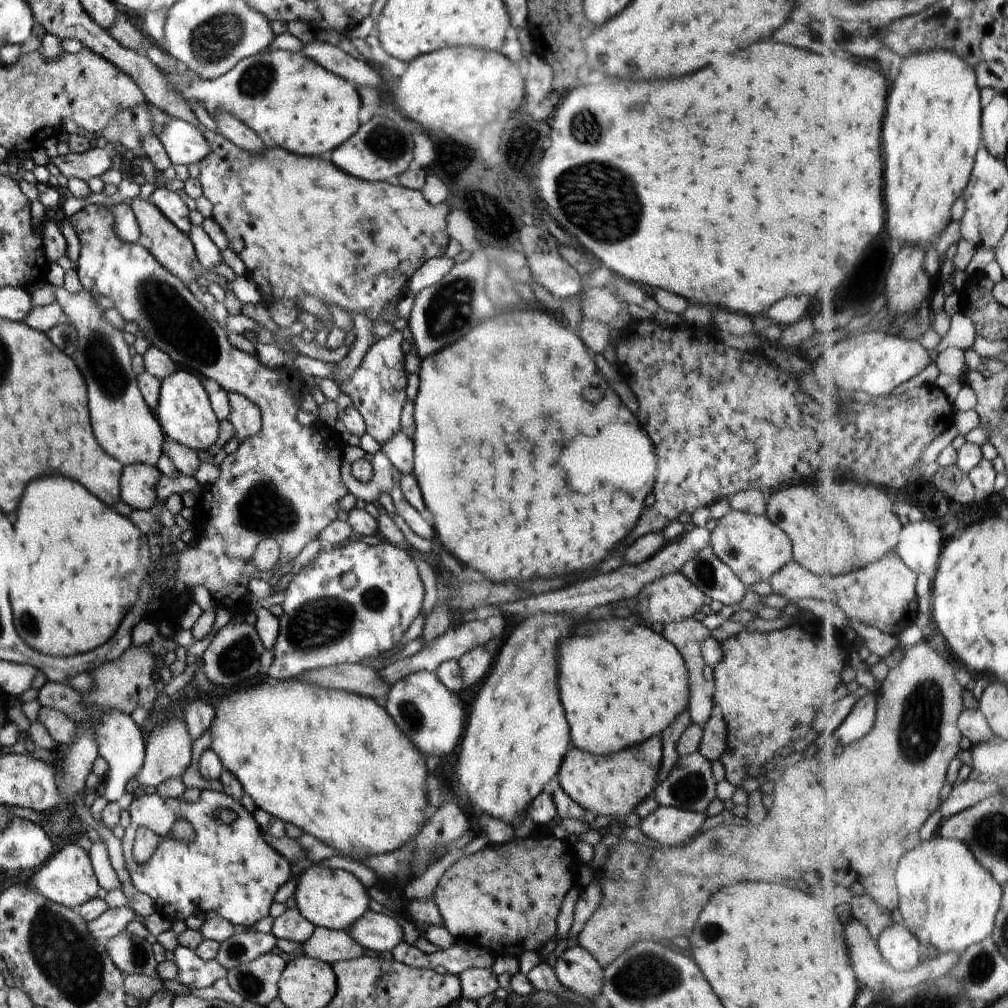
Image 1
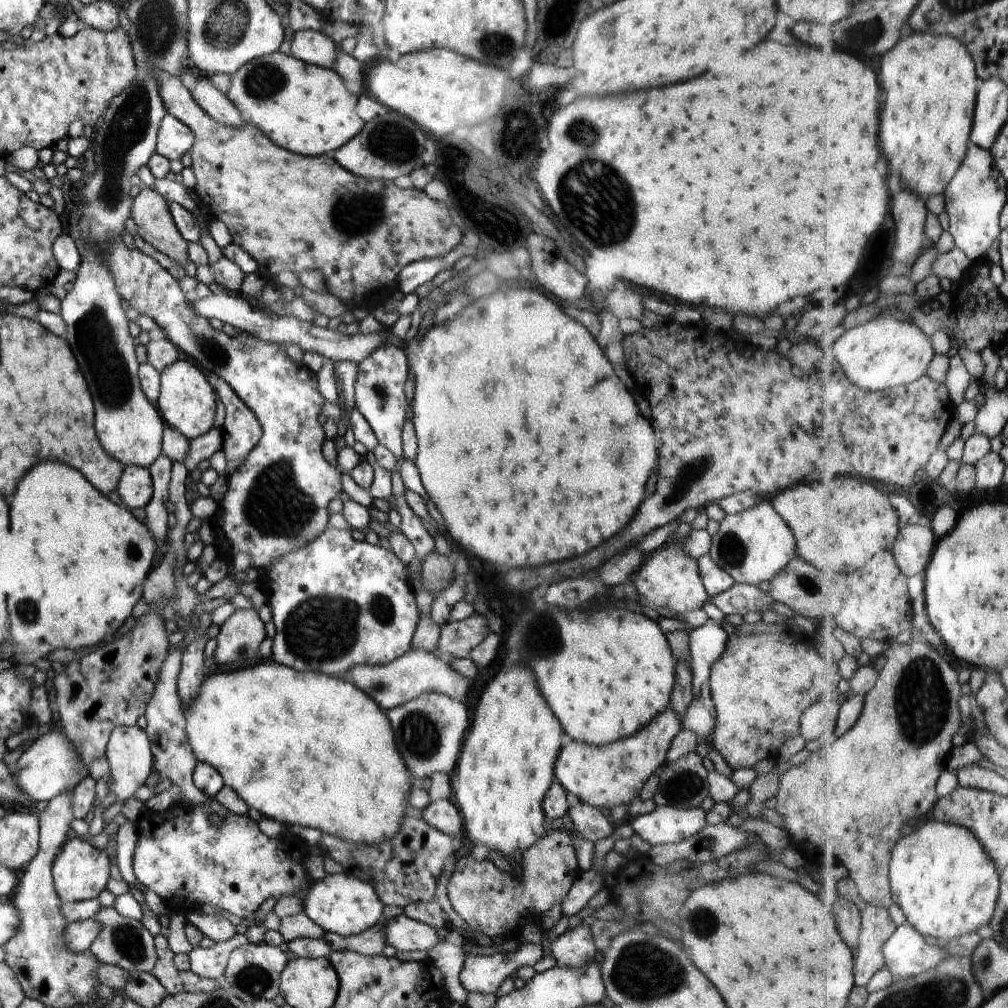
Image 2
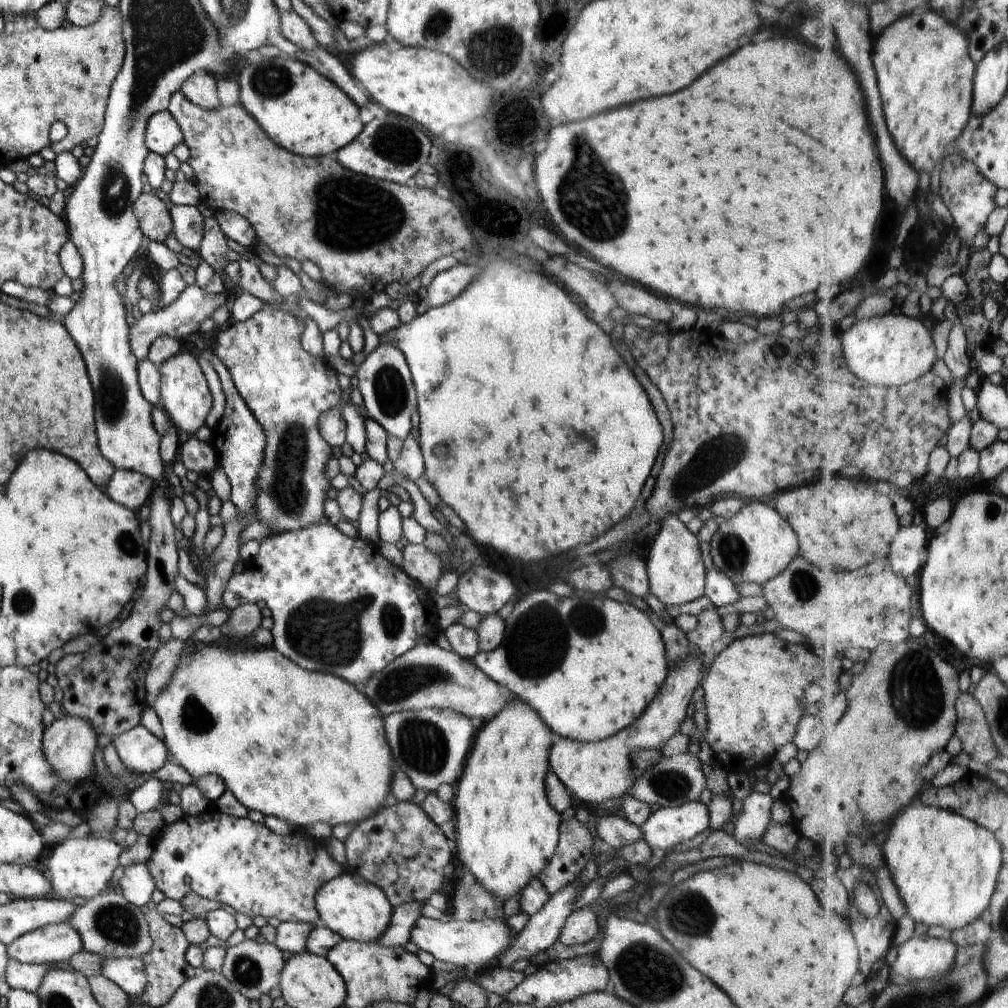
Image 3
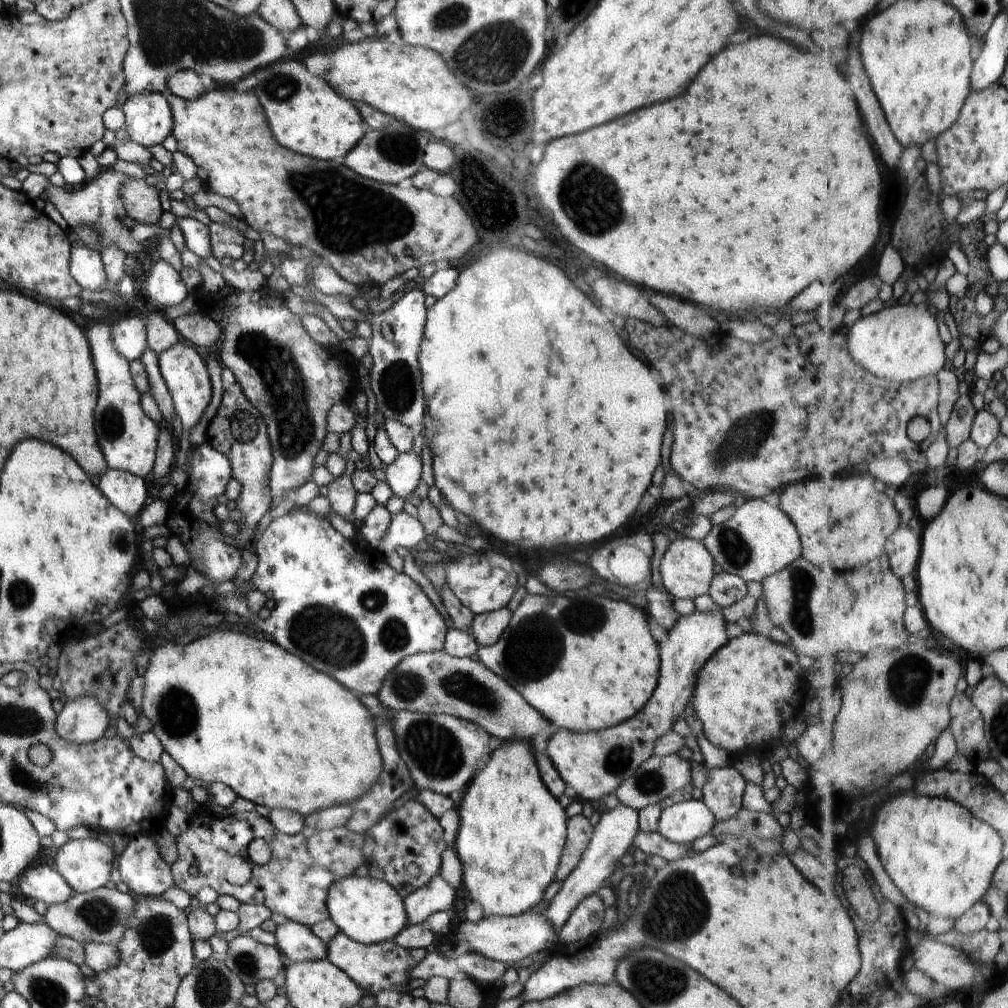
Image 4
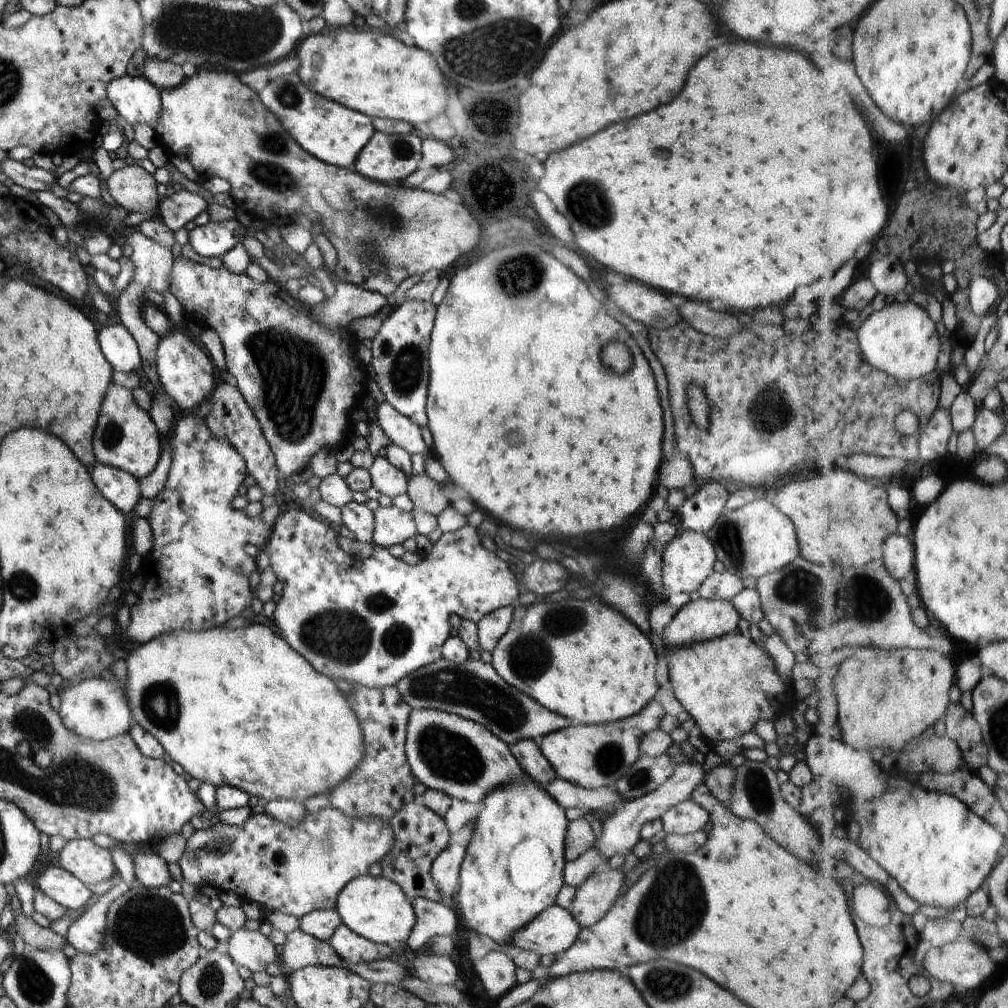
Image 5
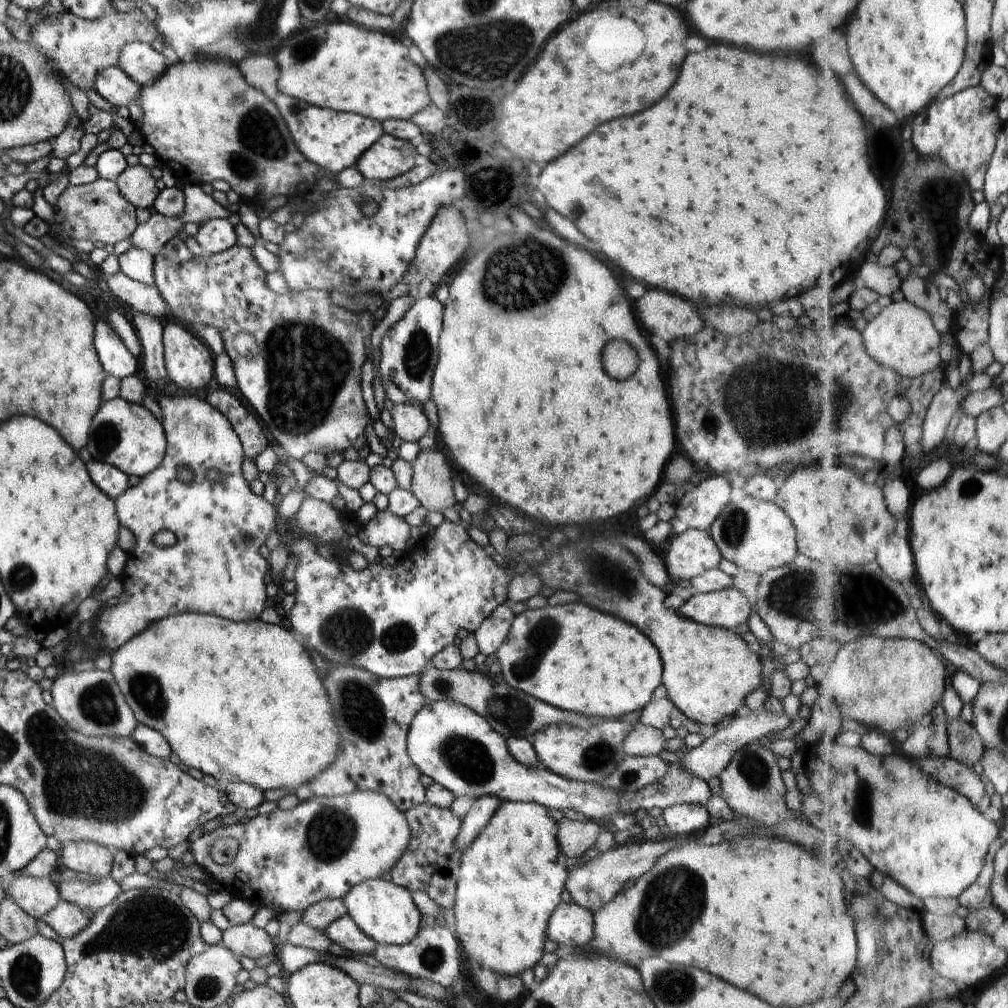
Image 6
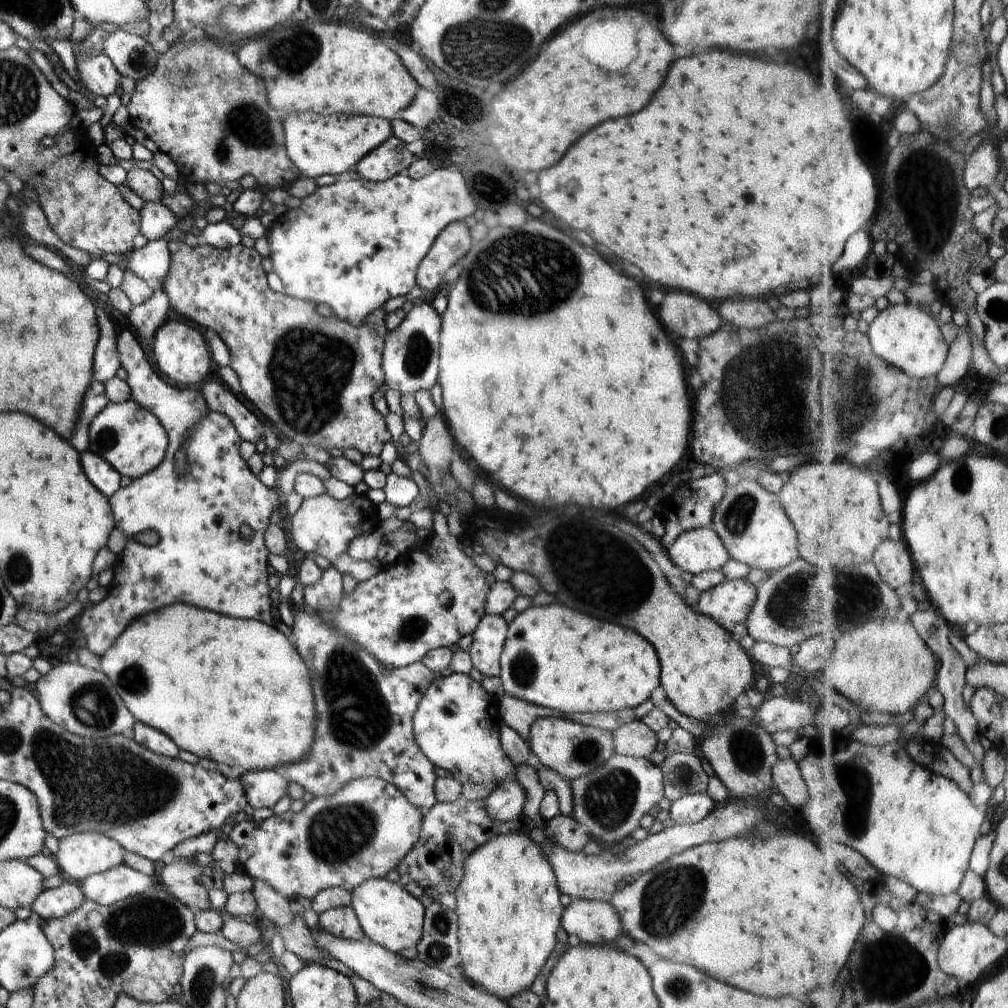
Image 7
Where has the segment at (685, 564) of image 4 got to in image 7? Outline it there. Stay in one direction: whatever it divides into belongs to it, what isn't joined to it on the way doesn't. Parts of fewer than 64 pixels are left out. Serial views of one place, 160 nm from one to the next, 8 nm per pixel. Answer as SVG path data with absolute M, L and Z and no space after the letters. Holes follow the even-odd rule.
M712 527L684 531L664 549L678 568L693 575L720 571L730 559L724 543Z

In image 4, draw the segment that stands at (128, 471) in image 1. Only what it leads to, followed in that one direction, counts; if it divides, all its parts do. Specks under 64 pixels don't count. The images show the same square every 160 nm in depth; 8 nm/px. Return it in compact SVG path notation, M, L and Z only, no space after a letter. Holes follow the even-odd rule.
M110 469L104 471L97 479L96 486L106 498L128 515L139 528L140 510L144 508L148 492L144 479L131 472Z

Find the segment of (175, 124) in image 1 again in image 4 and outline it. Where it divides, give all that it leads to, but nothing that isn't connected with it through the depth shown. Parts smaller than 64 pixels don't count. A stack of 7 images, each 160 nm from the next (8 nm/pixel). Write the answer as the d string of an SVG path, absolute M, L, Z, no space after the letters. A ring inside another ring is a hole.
M138 93L121 109L131 140L144 148L161 145L172 134L173 114L164 95Z

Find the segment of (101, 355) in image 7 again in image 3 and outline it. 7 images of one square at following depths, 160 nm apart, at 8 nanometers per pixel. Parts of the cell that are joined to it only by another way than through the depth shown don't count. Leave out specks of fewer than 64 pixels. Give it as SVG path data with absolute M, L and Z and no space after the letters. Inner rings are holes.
M188 285L182 294L168 307L155 312L142 315L140 320L129 328L129 343L132 352L136 355L136 358L141 361L147 358L149 346L162 335L168 335L169 337L181 340L185 339L192 332L199 330L202 322L210 319L214 310L218 310L220 306L225 304L226 295L222 293L209 293L199 285Z

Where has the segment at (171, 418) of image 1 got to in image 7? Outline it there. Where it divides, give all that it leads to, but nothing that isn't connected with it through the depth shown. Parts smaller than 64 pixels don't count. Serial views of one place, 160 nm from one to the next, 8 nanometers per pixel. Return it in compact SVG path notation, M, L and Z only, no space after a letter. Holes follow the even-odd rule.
M182 320L166 321L154 333L151 346L158 368L160 368L166 376L169 376L172 380L176 380L178 384L194 386L194 384L202 382L202 380L208 376L208 372L211 371L211 351L208 343L197 329L194 329L194 327L190 328L190 326Z

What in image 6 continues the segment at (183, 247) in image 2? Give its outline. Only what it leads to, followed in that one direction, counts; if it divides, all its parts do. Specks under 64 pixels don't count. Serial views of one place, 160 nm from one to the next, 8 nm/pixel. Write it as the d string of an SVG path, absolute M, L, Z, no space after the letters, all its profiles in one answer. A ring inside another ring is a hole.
M141 163L128 166L114 182L117 183L120 194L134 208L152 210L159 189L156 187L156 179L152 177L148 167Z

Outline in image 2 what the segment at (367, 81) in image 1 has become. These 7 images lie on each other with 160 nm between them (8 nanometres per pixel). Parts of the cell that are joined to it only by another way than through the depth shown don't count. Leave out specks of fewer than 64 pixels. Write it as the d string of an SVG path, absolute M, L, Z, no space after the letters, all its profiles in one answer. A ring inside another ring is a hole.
M296 31L291 43L293 57L311 65L334 70L336 64L335 42L320 31Z

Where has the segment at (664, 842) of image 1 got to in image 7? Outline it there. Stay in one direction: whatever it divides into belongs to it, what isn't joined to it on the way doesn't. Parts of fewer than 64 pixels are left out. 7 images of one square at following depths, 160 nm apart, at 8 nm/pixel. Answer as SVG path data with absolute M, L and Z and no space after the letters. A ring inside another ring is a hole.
M694 793L683 796L671 802L669 823L689 825L700 822L717 805L707 793Z

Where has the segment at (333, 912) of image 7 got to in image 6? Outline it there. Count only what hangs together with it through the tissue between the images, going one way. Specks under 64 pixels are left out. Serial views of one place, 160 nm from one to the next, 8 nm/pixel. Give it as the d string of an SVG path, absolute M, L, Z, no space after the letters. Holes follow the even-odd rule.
M347 914L328 925L325 928L325 935L334 945L345 949L347 953L357 953L360 958L374 958L377 942L367 934L364 934L356 926L353 918L350 918Z

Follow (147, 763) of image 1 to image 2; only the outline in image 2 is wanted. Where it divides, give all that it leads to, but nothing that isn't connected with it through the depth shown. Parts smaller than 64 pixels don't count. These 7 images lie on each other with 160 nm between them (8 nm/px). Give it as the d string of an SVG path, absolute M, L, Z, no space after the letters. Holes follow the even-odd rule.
M175 646L169 649L166 660L161 668L159 679L157 680L153 697L147 704L146 712L143 714L147 720L146 729L143 731L150 741L150 748L153 754L153 770L159 773L160 782L170 780L170 783L180 786L181 795L179 804L183 805L187 801L187 809L200 806L208 802L204 792L198 790L193 783L193 772L196 766L196 757L188 744L186 734L186 719L183 714L183 706L177 693L177 676L181 667L182 651L175 650Z

